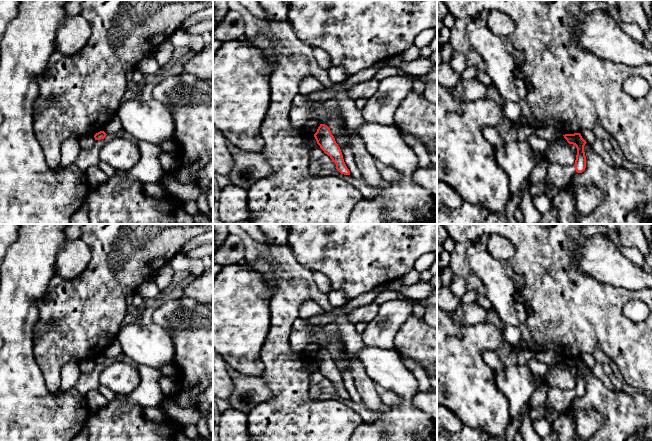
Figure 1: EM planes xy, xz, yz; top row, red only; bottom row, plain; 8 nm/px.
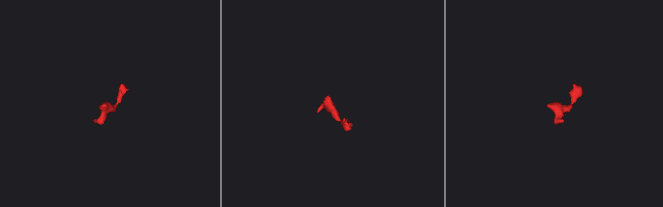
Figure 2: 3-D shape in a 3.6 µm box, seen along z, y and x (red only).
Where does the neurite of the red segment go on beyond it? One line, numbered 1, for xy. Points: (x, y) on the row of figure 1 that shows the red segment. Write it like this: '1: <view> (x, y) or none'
1: none

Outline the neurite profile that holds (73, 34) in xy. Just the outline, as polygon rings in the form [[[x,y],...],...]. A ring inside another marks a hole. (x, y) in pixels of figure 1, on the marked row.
[[[82,15],[68,16],[59,26],[56,51],[71,56],[82,50],[91,36],[91,25]]]

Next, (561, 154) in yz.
[[[556,140],[550,141],[550,151],[547,156],[549,164],[561,166],[574,166],[576,155],[572,152],[569,143],[559,143]]]

